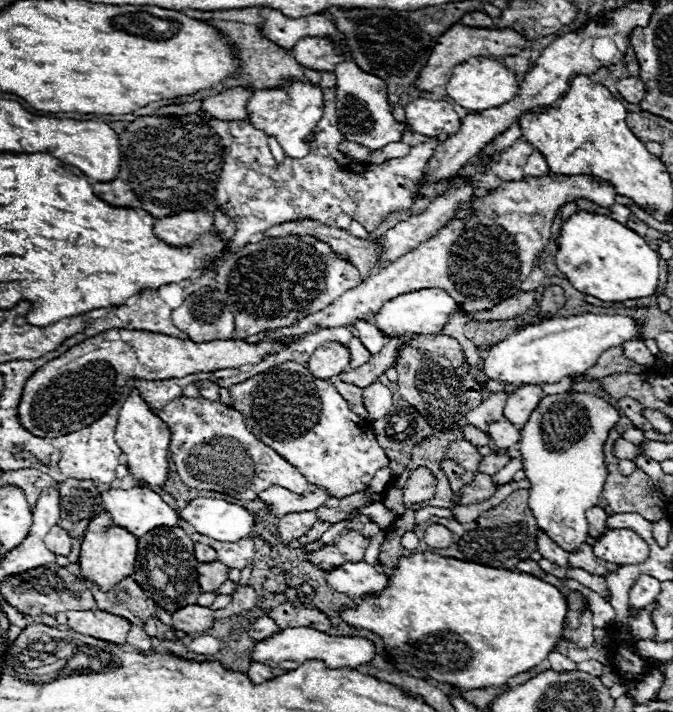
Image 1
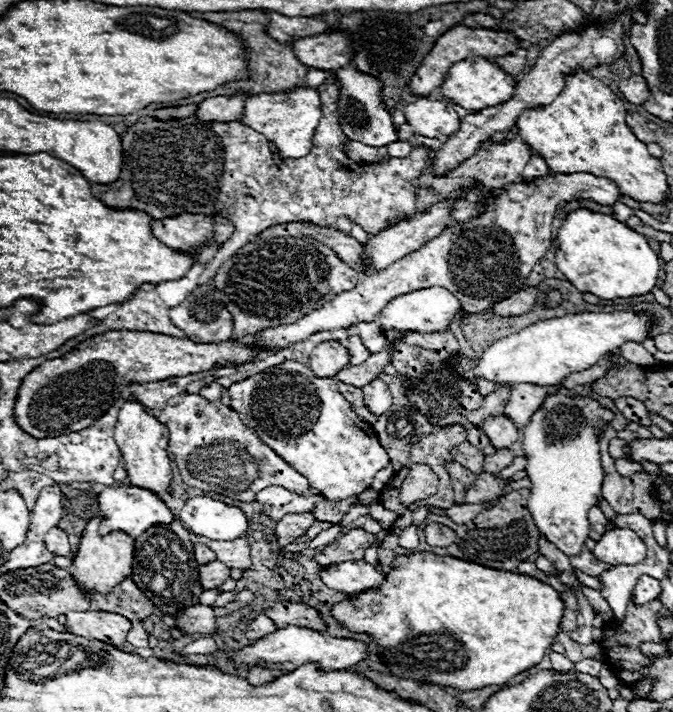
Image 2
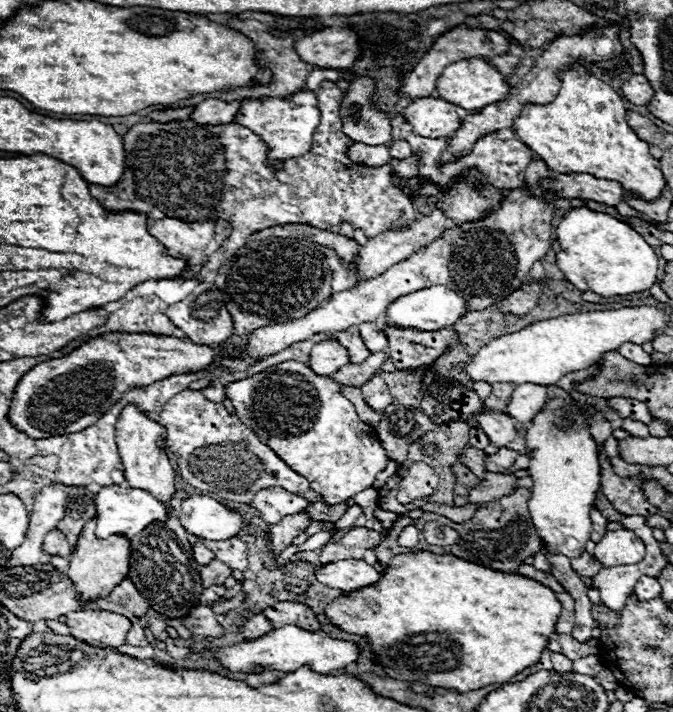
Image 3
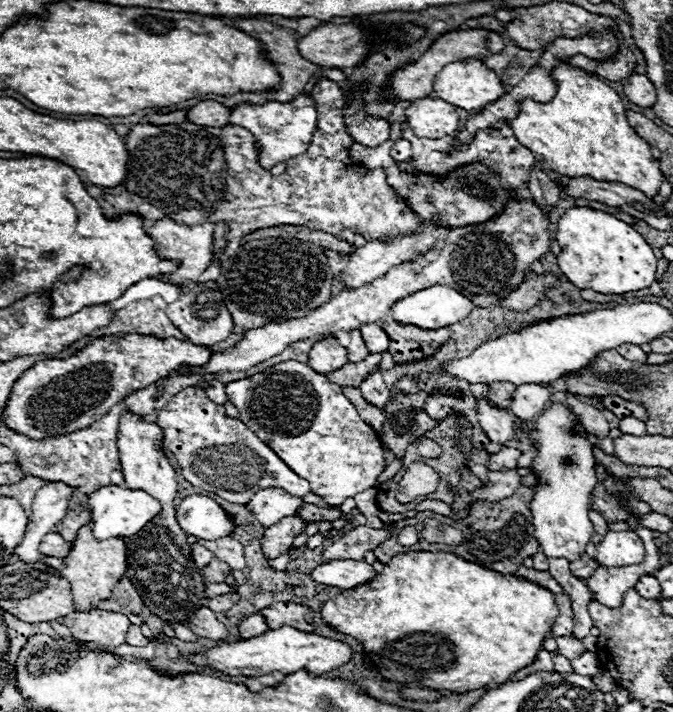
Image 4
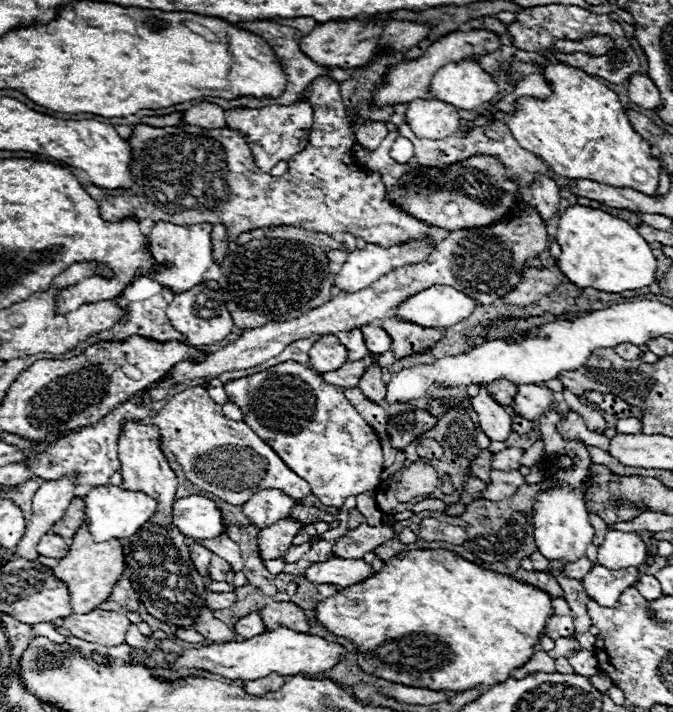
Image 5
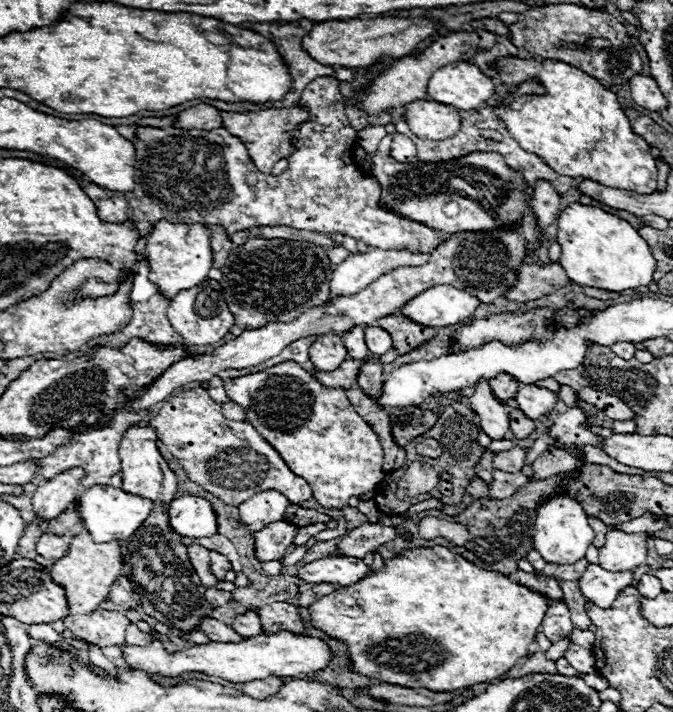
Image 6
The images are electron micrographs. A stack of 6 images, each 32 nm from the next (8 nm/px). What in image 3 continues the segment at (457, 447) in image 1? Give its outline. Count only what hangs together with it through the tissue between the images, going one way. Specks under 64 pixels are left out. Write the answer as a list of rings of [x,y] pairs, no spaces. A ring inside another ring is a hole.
[[[472,446],[462,452],[462,464],[466,468],[470,468],[478,478],[484,478],[484,474],[486,474],[486,468],[484,468],[486,458],[488,458],[488,454],[484,450],[478,450]]]

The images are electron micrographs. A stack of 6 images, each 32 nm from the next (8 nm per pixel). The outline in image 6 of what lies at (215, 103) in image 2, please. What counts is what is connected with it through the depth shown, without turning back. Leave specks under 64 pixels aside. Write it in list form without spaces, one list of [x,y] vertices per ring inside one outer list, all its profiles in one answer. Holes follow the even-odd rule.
[[[200,104],[200,106],[194,106],[194,108],[188,108],[188,110],[180,112],[176,122],[174,122],[174,128],[212,130],[212,128],[218,128],[220,124],[222,124],[220,110],[216,110],[212,106],[206,106],[206,104]]]

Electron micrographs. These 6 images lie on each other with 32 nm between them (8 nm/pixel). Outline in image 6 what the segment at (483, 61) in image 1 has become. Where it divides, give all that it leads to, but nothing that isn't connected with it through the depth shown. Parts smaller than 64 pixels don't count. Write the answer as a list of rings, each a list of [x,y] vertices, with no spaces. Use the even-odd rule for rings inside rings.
[[[454,62],[430,76],[428,100],[454,106],[456,110],[478,110],[496,92],[492,80],[474,64]]]

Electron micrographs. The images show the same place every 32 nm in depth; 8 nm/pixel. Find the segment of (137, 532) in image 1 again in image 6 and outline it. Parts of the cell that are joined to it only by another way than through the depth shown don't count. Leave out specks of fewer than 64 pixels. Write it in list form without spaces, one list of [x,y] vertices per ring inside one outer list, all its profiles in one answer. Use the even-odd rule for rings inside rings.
[[[92,486],[82,496],[78,496],[78,514],[82,526],[94,538],[94,542],[110,542],[110,540],[124,540],[132,536],[138,526],[148,518],[152,512],[152,502],[144,500],[134,494],[126,494],[120,488],[112,486]]]

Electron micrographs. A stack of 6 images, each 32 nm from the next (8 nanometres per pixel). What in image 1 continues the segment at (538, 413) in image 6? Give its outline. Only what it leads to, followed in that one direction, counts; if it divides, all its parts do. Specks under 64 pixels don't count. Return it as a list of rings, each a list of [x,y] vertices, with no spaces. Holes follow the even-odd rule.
[[[520,384],[520,388],[516,392],[510,394],[510,398],[506,400],[504,406],[504,418],[514,422],[516,426],[524,426],[530,418],[530,414],[534,412],[534,408],[538,406],[538,402],[544,398],[544,390],[534,386],[534,384]]]

